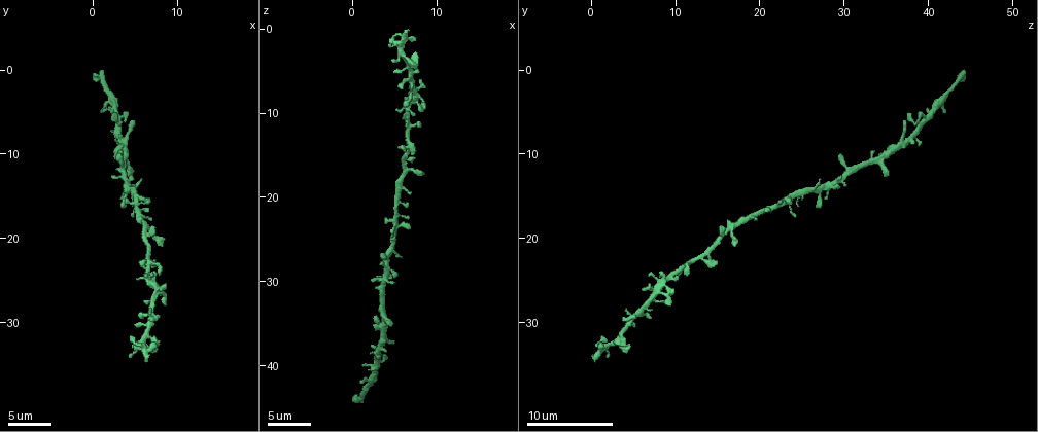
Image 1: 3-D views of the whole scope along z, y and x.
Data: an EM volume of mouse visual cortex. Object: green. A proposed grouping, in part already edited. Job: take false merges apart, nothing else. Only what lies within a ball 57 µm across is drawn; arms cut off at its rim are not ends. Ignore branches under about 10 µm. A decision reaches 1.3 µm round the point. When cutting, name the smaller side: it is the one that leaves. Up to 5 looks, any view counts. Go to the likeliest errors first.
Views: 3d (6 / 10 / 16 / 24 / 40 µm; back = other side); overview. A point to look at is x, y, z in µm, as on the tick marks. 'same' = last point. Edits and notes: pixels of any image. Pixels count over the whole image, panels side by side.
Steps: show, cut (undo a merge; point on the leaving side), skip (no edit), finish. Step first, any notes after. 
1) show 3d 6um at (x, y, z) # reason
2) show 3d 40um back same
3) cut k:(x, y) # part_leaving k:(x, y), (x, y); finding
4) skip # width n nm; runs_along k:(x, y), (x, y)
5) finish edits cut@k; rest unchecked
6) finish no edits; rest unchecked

show 3d 16um at (5.2, 16.2, 21.8) # side arm on a straight run

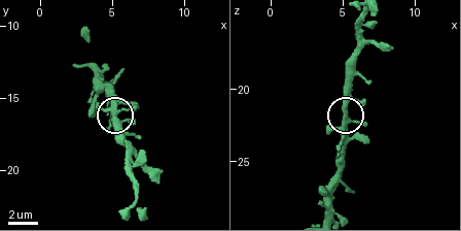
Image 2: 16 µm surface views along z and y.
show 3d 6um same

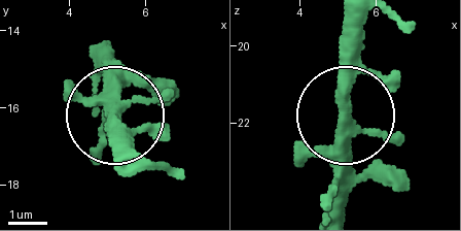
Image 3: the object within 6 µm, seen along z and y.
skip # runs_along 3:(342, 107), (342, 28); continuous, no second neuron

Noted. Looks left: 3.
show 3d 10um at (6.8, 24.2, 10.0)

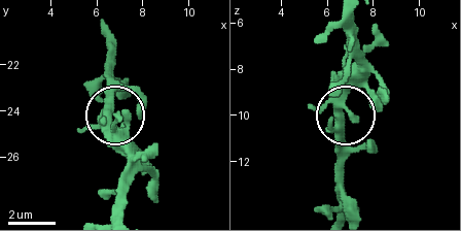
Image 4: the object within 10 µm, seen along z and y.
skip # all the same neuron

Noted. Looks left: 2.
show 3d 6um at (3.6, 8.6, 36.8) # sudden change in width

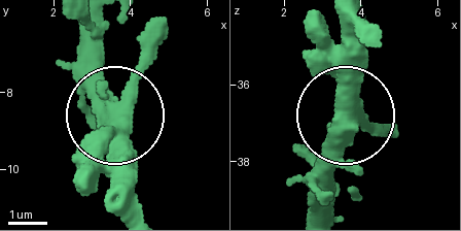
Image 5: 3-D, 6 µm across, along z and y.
show 3d 6um back at (3.70, 8.50, 37.10)

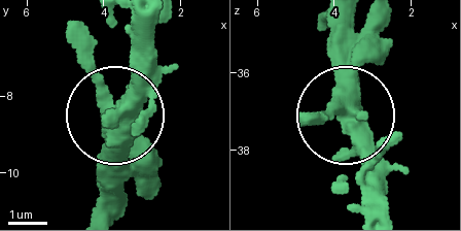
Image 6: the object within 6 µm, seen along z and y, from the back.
skip # width 460 nm; runs_along 6:(340, 18), (340, 96), (376, 182); all the same neuron

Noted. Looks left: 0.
finish no edits; rest unchecked

